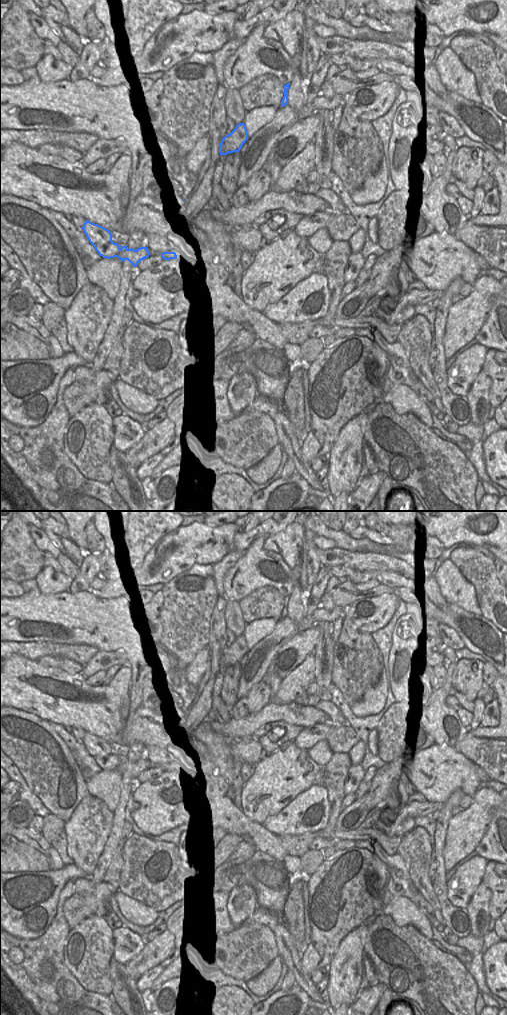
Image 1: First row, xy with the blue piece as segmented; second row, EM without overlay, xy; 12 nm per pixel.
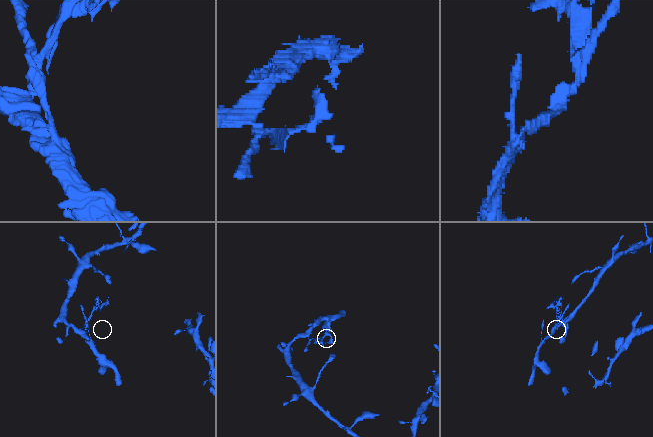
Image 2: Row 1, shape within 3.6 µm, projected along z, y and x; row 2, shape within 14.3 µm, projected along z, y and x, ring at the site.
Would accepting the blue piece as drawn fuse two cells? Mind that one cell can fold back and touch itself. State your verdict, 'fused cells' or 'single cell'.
fused cells

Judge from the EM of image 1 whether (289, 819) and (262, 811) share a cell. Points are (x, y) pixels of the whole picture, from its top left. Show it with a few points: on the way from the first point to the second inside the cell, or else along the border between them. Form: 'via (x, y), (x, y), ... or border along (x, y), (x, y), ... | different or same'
border along (292, 799), (276, 814), (270, 815), (262, 823) | different

